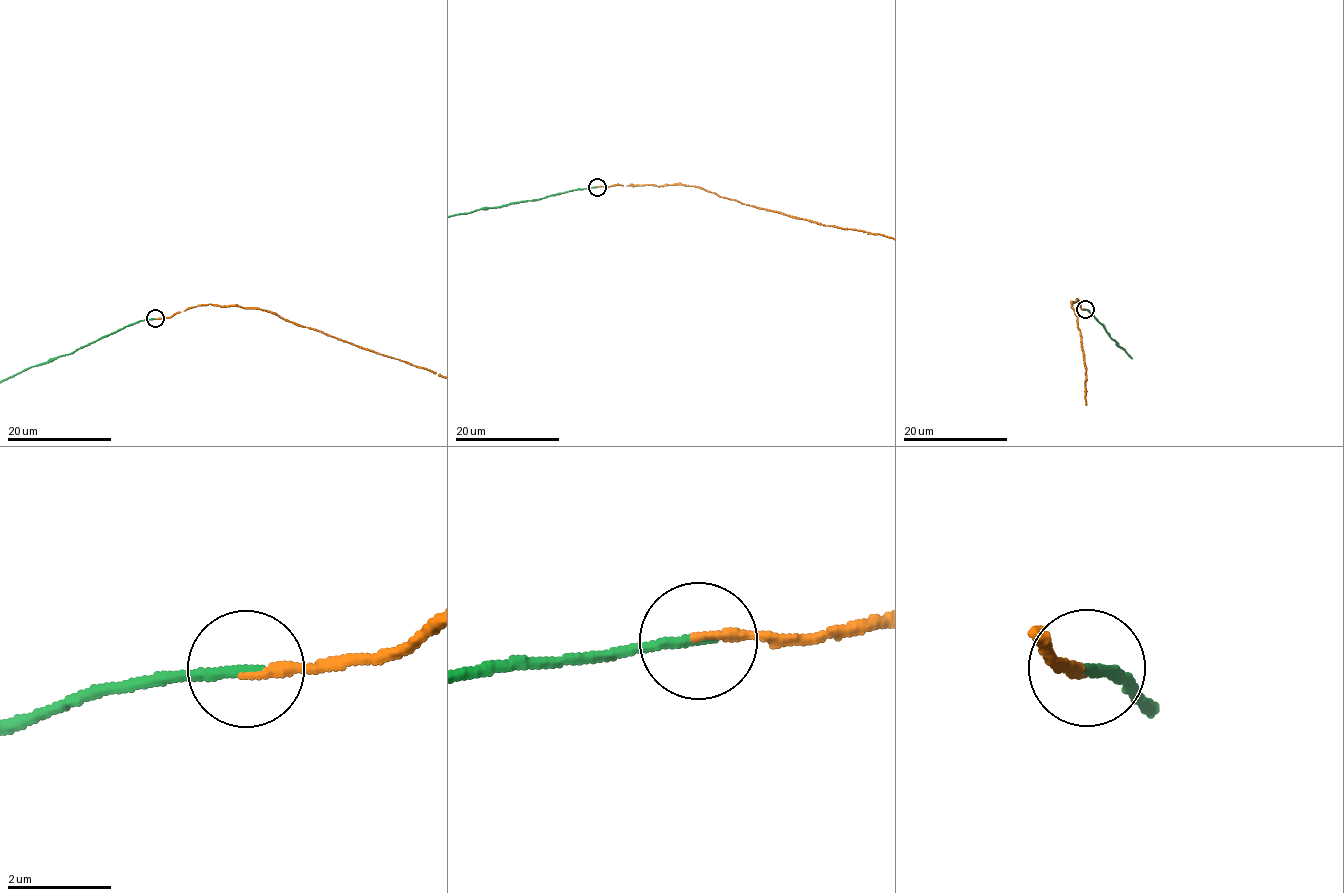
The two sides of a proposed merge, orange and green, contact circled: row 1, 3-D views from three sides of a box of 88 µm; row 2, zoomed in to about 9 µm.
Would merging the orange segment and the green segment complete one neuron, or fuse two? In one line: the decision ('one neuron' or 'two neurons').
one neuron

